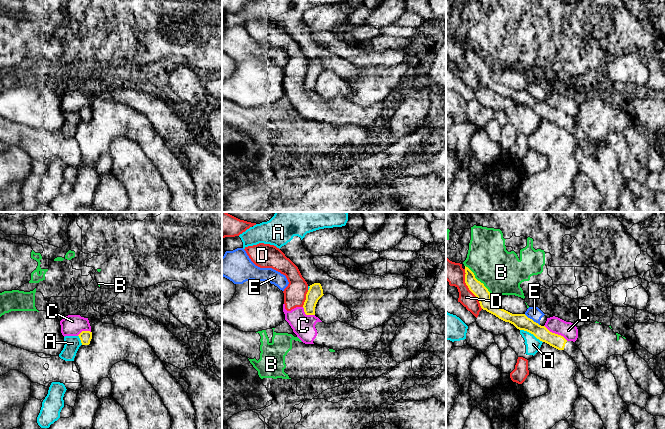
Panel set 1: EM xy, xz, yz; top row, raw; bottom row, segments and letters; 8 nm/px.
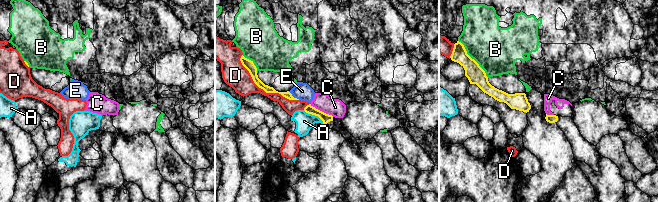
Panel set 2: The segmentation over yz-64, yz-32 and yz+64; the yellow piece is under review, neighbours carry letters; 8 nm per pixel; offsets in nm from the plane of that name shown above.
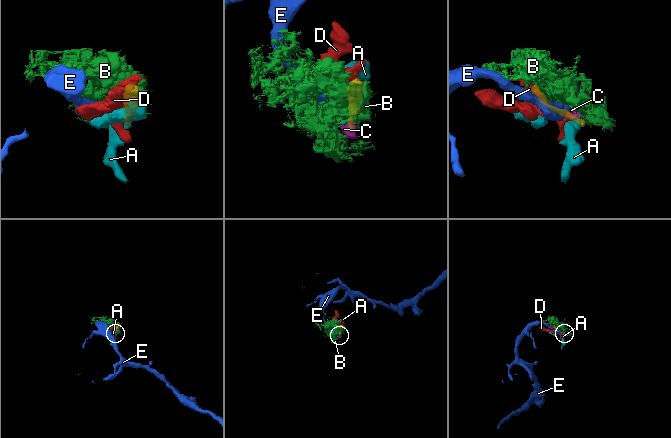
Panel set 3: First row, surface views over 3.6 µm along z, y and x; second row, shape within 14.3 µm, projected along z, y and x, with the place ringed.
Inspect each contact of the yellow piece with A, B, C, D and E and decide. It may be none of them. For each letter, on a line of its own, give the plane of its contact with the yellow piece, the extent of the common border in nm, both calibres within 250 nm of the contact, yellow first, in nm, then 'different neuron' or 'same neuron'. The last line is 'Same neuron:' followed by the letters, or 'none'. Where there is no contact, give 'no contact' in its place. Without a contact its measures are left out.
A: yz | 220 nm | 120/120 nm | different neuron
B: yz | 340 nm | 110/340 nm | different neuron
C: yz | 220 nm | 110/140 nm | different neuron
D: yz | 360 nm | 110/160 nm | different neuron
E: yz | 160 nm | 120/110 nm | different neuron
Same neuron: none

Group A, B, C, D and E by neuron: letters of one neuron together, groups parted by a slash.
A / B / C D / E

